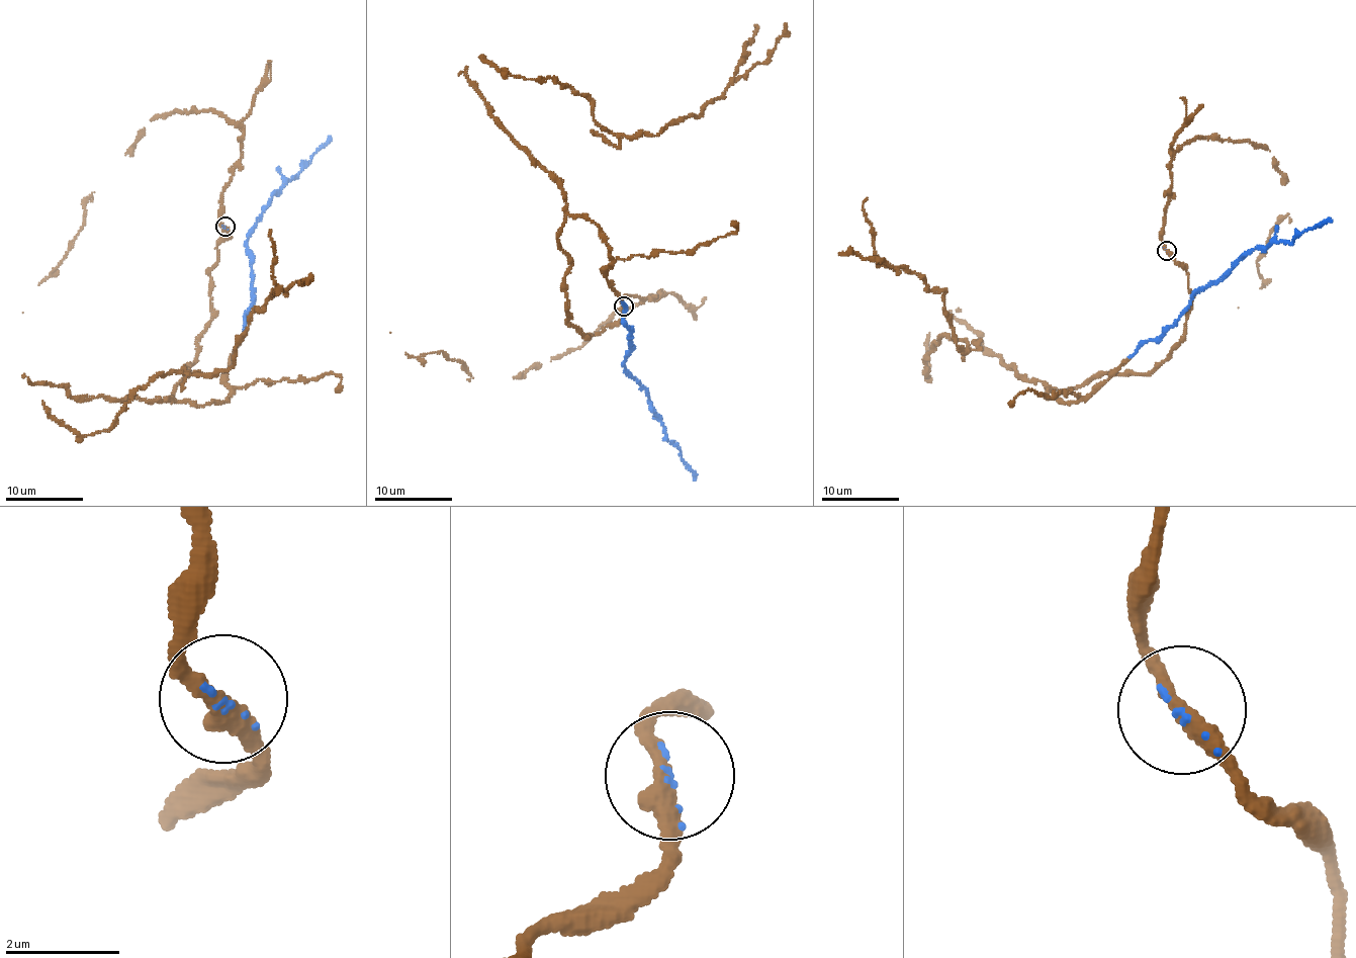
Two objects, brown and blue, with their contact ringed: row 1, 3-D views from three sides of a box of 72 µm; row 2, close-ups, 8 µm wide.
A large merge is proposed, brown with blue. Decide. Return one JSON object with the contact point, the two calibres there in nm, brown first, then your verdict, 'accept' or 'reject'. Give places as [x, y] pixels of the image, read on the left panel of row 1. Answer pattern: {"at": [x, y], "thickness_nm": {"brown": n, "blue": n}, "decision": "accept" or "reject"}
{"at": [224, 227], "thickness_nm": {"brown": 320, "blue": 80}, "decision": "accept"}

